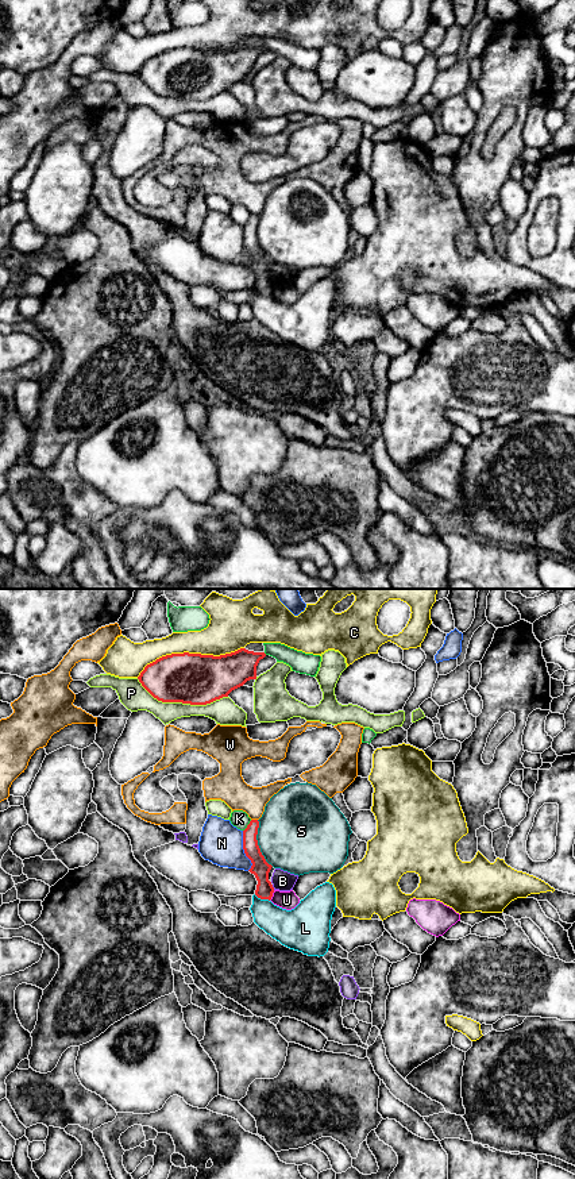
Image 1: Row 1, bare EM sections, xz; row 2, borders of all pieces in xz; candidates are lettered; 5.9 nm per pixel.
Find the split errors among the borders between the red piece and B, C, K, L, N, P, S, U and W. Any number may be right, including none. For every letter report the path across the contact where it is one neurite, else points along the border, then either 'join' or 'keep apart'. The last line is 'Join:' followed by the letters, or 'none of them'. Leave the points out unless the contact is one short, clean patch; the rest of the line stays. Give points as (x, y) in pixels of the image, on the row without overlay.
B: keep apart
C: keep apart
K: keep apart
L: keep apart
N: keep apart
P: keep apart
S: keep apart
U: keep apart
W: keep apart
Join: none of them

